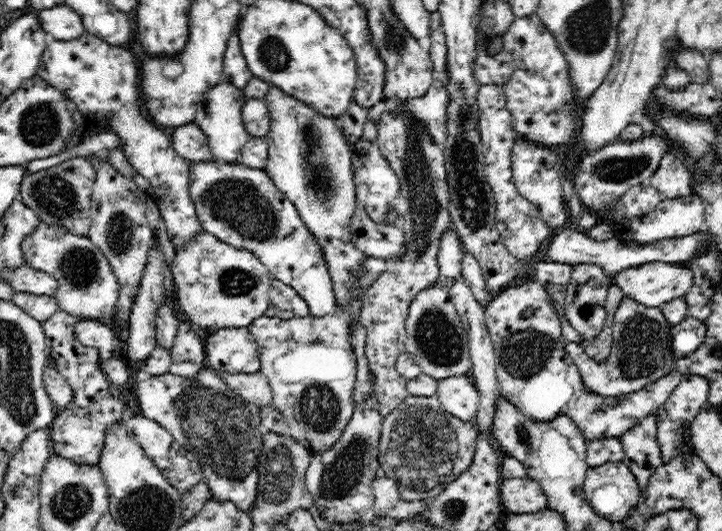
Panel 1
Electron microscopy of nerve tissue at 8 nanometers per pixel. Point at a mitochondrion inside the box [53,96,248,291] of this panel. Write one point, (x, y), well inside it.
(119, 230)

